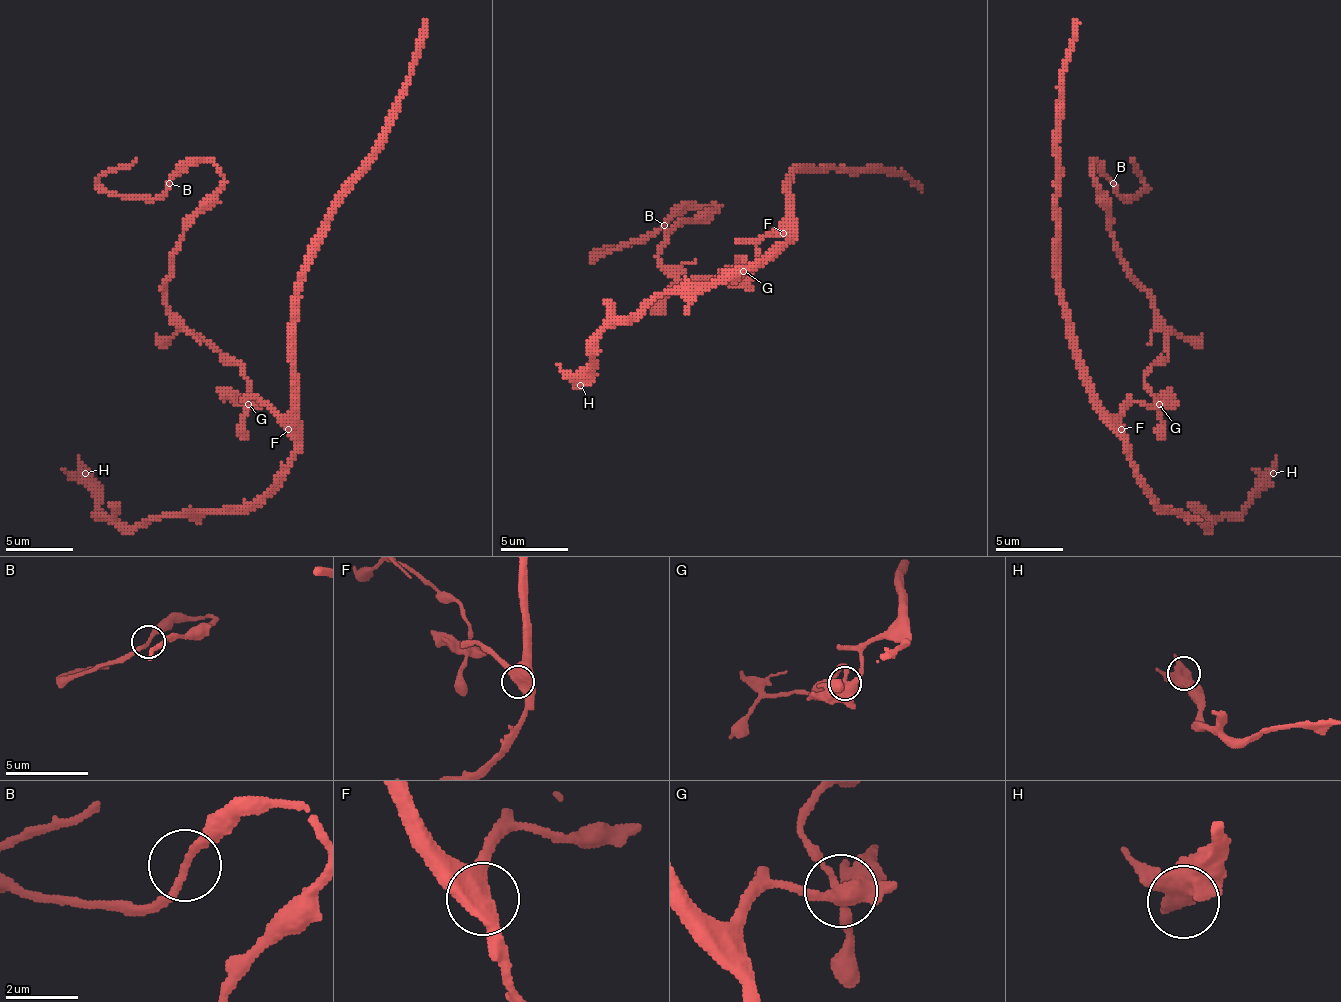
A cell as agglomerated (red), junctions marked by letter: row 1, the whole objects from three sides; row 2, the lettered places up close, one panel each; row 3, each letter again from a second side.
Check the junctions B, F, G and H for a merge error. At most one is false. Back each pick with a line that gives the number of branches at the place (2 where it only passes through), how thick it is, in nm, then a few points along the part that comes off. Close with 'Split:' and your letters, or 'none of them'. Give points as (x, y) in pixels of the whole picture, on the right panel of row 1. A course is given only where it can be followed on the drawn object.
G: 5 branches meet; 460 nm thick; foreign part runs (1158, 405), (1144, 378), (1168, 331), (1094, 175), (1094, 162), (1137, 195), (1131, 158)
Split: G

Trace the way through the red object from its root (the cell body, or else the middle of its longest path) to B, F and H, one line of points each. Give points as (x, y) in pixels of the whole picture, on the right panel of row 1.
B: (1154, 398), (1144, 378), (1168, 354), (1168, 331), (1121, 256), (1094, 162), (1114, 182)
F: (1154, 398), (1158, 402), (1154, 405), (1134, 402), (1124, 412), (1121, 429)
H: (1154, 398), (1154, 405), (1134, 402), (1121, 429), (1137, 483), (1161, 506), (1212, 527), (1239, 513), (1273, 473)

